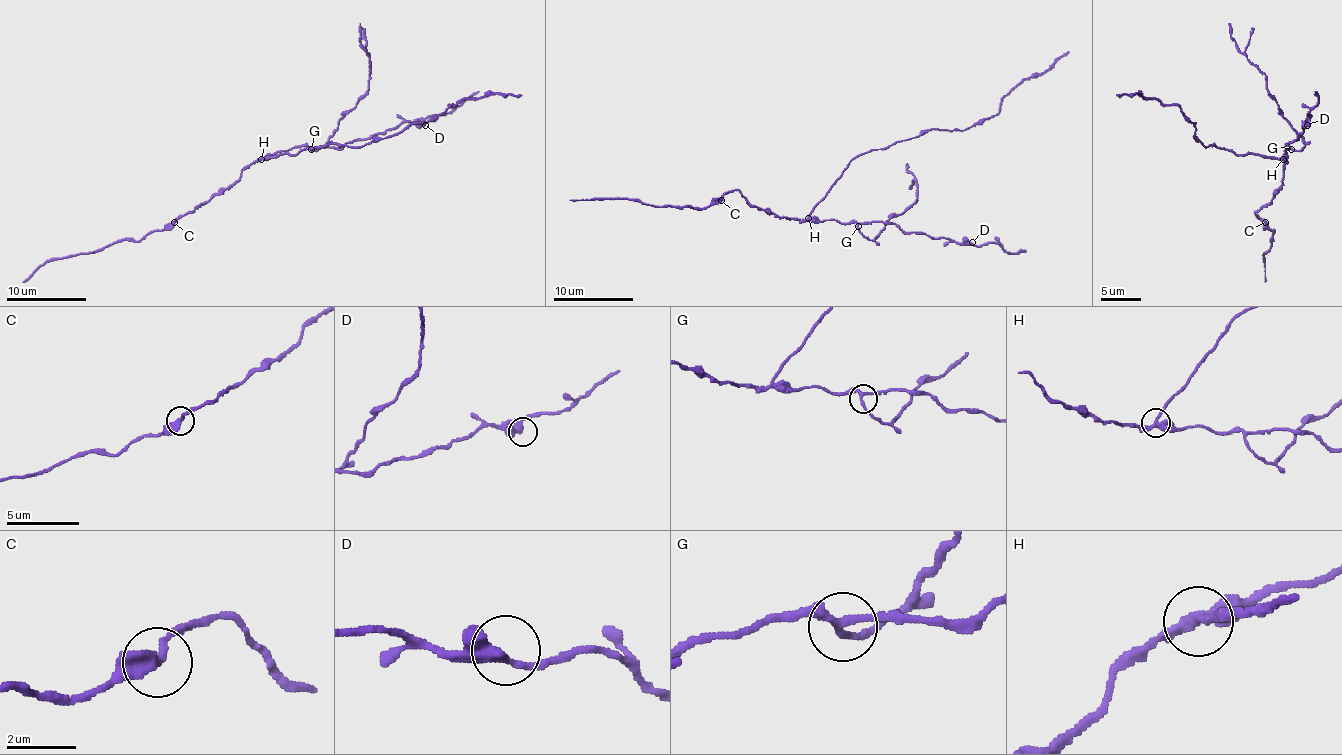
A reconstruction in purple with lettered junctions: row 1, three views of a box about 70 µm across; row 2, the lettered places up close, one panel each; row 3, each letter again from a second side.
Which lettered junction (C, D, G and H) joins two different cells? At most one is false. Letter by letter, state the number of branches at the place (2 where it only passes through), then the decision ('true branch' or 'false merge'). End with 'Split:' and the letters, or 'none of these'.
C: 2 branches meet; true branch
D: 3 branches meet; true branch
G: 3 branches meet; true branch
H: 3 branches meet; false merge
Split: H

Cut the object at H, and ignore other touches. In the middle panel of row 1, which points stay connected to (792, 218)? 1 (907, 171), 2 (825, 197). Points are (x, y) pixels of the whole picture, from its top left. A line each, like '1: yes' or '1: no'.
1: yes
2: no

